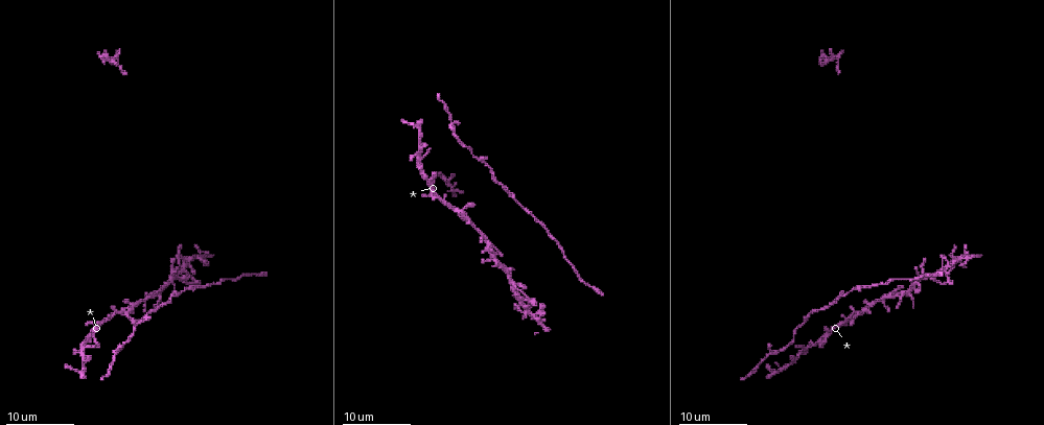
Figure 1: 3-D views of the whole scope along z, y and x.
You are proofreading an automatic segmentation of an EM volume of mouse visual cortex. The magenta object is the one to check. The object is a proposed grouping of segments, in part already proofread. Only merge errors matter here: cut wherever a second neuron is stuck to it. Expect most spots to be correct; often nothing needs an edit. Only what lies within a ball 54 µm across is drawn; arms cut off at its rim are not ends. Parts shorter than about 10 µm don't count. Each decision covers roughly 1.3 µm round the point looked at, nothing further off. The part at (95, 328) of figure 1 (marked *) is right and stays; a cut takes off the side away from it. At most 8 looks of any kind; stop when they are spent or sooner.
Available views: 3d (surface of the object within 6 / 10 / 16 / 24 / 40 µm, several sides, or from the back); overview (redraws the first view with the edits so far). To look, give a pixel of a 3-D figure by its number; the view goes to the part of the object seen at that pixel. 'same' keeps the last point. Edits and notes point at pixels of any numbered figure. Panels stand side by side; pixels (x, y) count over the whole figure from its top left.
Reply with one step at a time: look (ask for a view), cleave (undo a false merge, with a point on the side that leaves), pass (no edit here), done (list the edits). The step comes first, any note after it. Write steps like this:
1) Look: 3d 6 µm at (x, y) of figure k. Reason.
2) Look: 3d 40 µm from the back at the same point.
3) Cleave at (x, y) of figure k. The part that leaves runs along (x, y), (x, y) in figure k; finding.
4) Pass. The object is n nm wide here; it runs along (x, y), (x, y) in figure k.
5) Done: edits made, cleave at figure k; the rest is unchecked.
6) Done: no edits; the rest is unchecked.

Look: 3d 24 µm at (508, 276) of figure 1. Four-way junction.

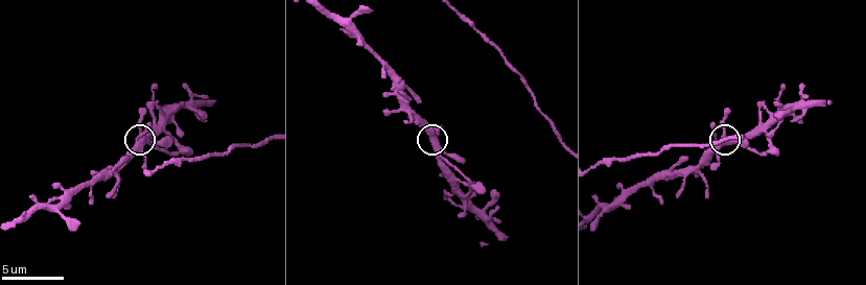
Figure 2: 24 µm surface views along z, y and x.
Look: 3d 10 µm at (434, 140) of figure 2.

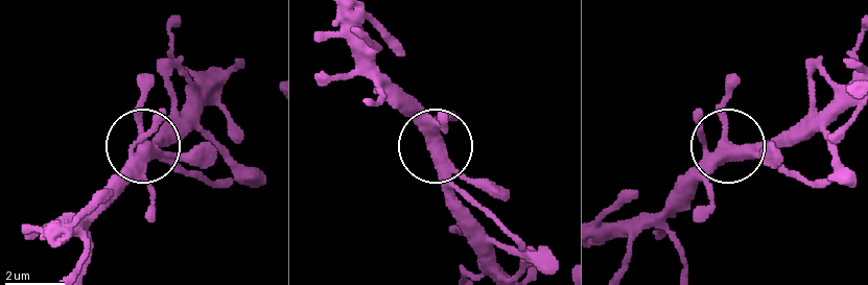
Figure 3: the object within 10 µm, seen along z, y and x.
Pass. 4 arms meet here; one neuron here.

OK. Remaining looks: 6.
Look: 3d 10 µm at (600, 163) of figure 2. Thick turns thin.

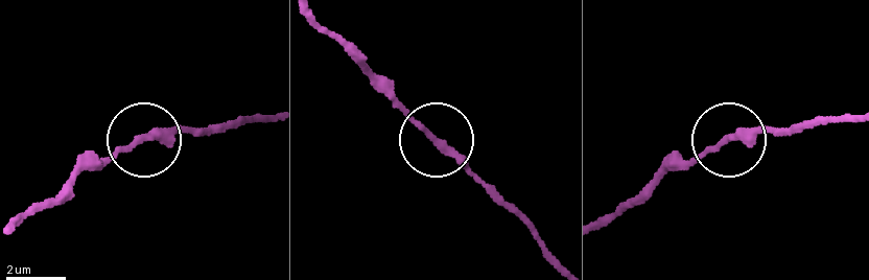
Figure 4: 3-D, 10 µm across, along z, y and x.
Pass. The object is 220 nm wide here; all the same neuron.

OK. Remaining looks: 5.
Look: 3d 16 µm at (167, 301) of figure 1. Calibre changes.

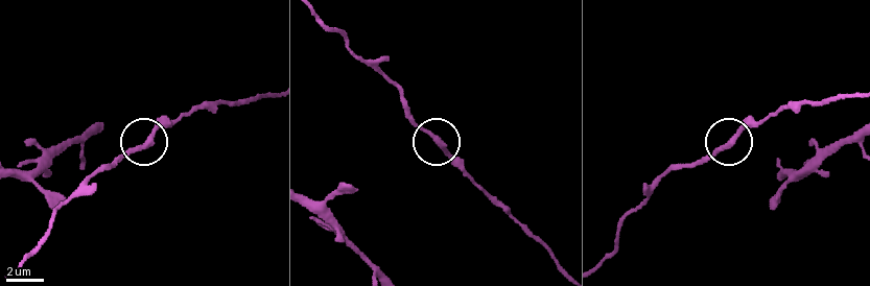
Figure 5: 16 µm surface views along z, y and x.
Look: 3d 10 µm at (147, 143) of figure 5.

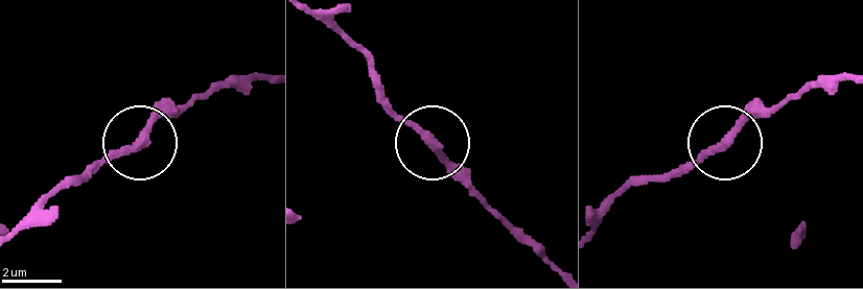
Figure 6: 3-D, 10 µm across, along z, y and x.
Look: 3d 6 µm at (136, 144) of figure 6.

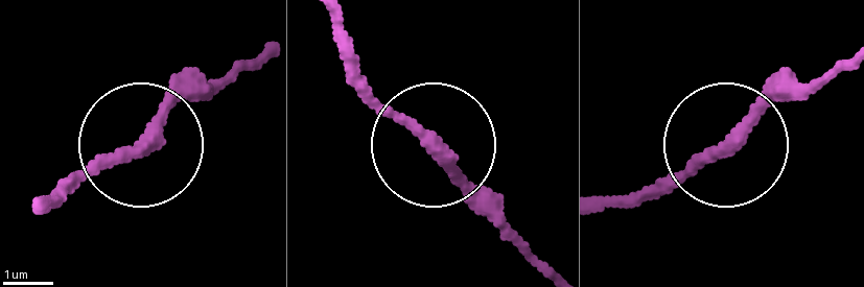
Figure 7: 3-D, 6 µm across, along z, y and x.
Pass. All the same neuron.

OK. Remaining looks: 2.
Look: 3d 6 µm at (92, 179) of figure 2. Three-way junction.

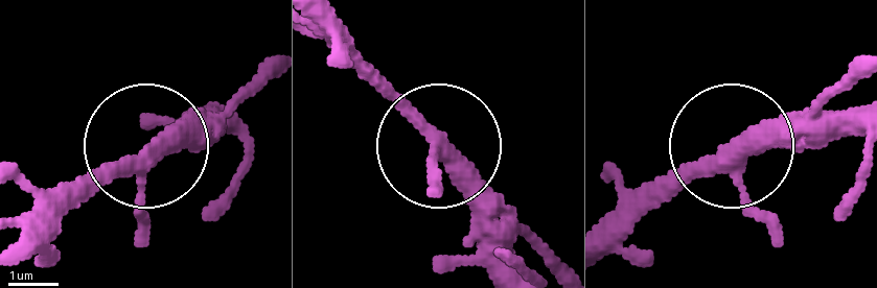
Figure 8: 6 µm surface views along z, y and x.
Pass. The object is 310 nm wide here; it runs along (312, 24), (545, 257) in figure 8; one neuron here.

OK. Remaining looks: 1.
Done: no edits; the rest is unchecked.

